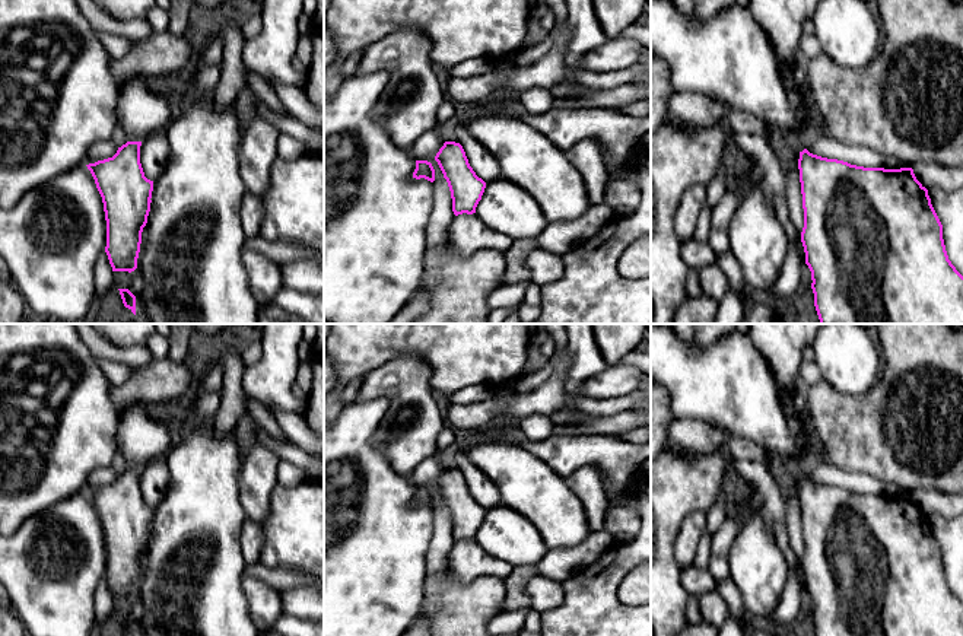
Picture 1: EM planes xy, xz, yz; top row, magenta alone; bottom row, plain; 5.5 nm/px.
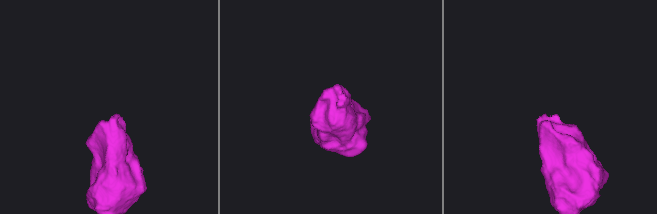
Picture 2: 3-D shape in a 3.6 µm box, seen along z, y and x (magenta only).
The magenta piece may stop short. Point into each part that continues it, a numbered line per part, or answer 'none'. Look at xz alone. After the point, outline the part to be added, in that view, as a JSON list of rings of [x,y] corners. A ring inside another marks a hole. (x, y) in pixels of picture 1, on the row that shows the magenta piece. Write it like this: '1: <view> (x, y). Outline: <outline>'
none

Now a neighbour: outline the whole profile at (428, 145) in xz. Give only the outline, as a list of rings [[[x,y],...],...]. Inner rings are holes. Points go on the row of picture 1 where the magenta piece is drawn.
[[[439,131],[423,133],[411,146],[410,152],[416,160],[428,160],[435,169],[433,204],[429,216],[425,241],[428,247],[442,244],[448,238],[448,228],[455,219],[452,198],[444,174],[435,160],[436,153],[444,146]]]

